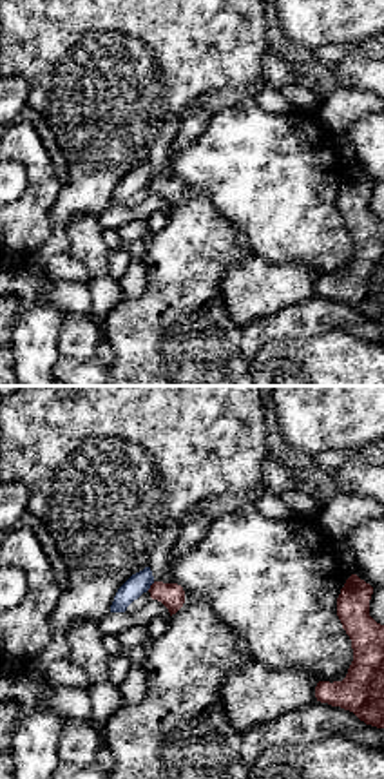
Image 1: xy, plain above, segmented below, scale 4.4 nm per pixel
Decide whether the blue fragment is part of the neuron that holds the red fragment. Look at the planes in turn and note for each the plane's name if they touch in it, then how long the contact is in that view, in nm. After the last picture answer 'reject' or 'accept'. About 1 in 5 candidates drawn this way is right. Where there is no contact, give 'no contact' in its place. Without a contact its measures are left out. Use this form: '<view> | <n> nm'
xy | 50 nm

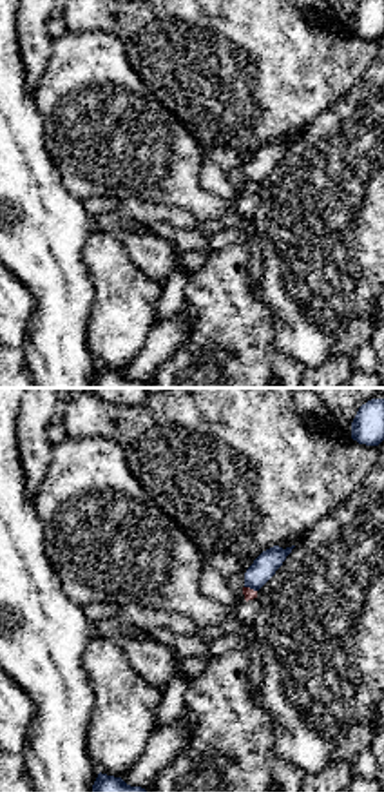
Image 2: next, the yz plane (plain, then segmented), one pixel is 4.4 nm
yz | 60 nm

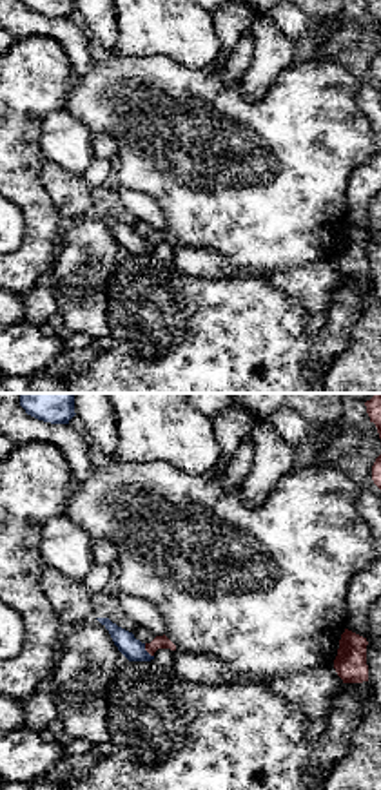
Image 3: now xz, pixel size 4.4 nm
xz | 80 nm

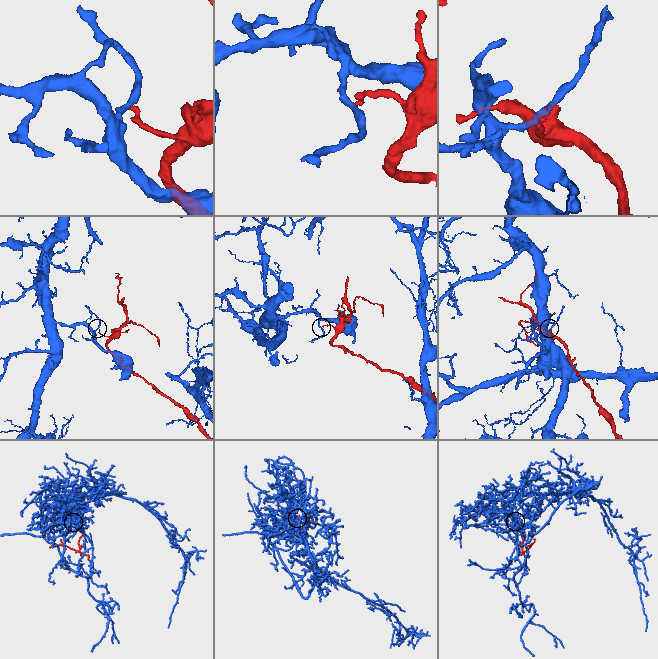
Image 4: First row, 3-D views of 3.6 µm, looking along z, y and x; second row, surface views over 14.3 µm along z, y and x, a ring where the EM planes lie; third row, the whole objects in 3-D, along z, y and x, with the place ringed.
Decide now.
reject

